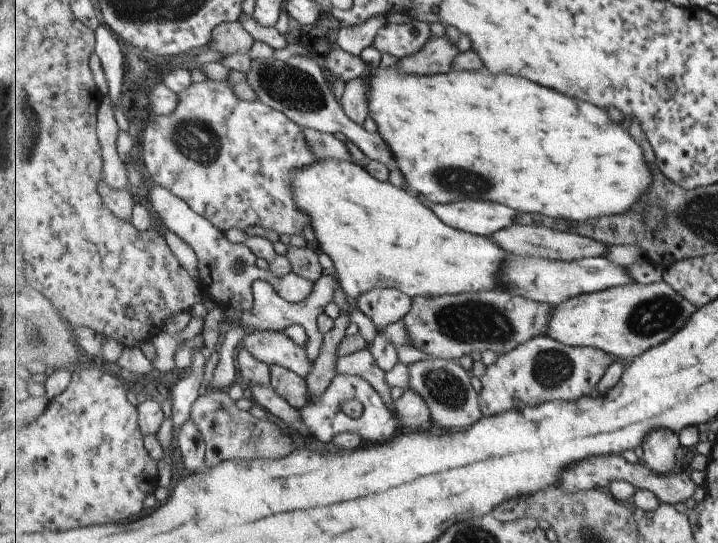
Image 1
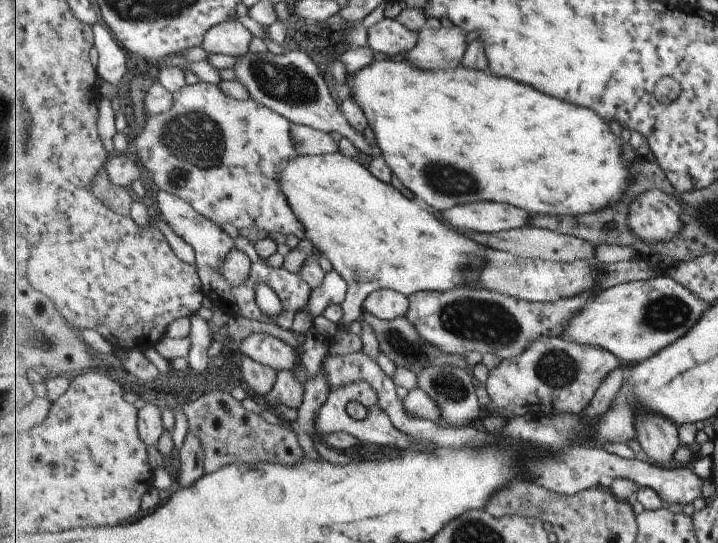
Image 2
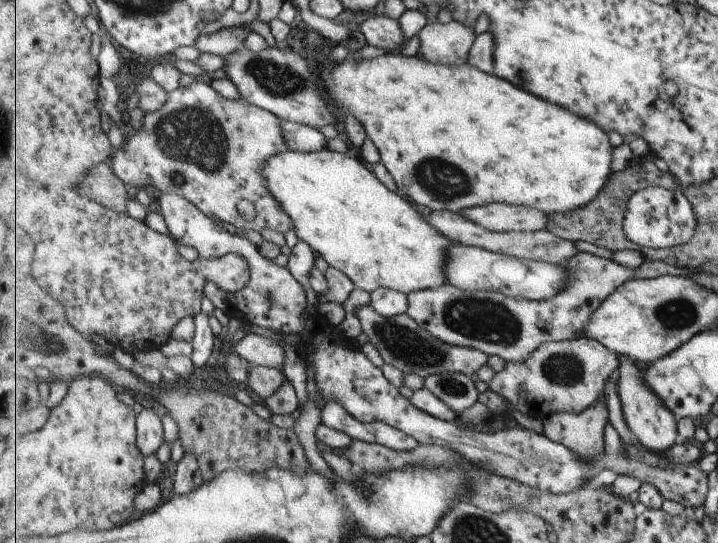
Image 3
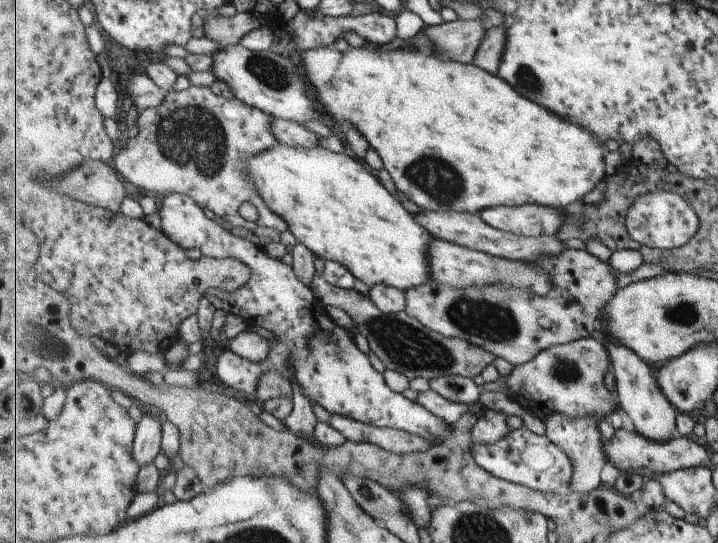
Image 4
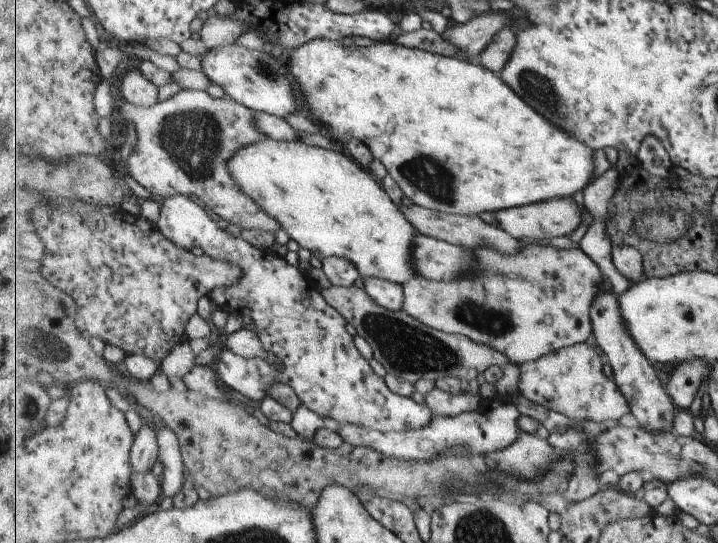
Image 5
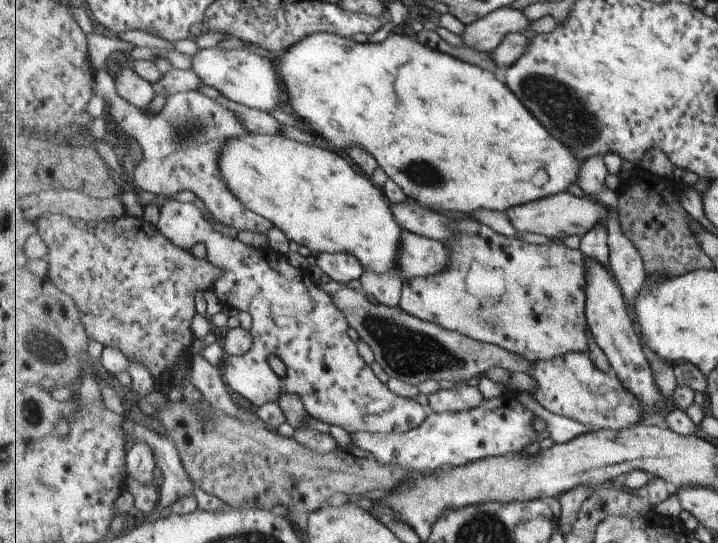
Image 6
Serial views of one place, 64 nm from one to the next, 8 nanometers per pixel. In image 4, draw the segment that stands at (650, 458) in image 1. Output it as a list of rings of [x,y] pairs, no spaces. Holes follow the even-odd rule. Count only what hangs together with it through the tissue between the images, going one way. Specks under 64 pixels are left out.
[[[603,334],[599,336],[601,342],[606,346],[608,355],[612,360],[612,368],[615,374],[615,392],[618,395],[620,408],[631,418],[634,428],[639,431],[644,437],[654,441],[669,442],[676,436],[676,416],[678,410],[669,400],[669,397],[664,393],[664,390],[659,384],[656,368],[649,364],[644,358],[641,358],[632,348],[629,348],[623,343],[614,343],[611,339],[608,341],[602,340]]]

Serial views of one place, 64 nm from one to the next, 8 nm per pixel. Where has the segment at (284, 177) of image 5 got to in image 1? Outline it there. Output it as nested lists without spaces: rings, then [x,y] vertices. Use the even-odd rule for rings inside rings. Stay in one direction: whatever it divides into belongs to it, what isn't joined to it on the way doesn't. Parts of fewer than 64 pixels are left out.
[[[327,158],[313,162],[313,166],[301,168],[293,174],[293,192],[301,210],[313,218],[310,226],[316,242],[324,254],[333,258],[336,274],[353,308],[358,308],[357,302],[364,293],[375,288],[397,288],[411,298],[493,290],[501,286],[497,272],[503,260],[512,258],[510,253],[507,254],[489,238],[467,234],[443,224],[429,204],[410,188],[397,188],[391,182],[379,182],[365,167],[349,160]],[[342,314],[336,320],[335,327],[325,335],[321,356],[315,360],[312,374],[306,379],[308,387],[308,397],[321,398],[325,390],[331,386],[333,378],[337,375],[337,348],[341,348],[341,340],[345,336],[347,326],[351,324],[351,318],[347,314]]]

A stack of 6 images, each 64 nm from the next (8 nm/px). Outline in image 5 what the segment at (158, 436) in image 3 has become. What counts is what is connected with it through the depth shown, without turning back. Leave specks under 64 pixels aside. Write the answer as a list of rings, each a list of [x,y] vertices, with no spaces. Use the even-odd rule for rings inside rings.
[[[142,426],[136,434],[132,446],[131,462],[135,473],[147,474],[158,461],[159,447],[156,437],[156,429]]]

